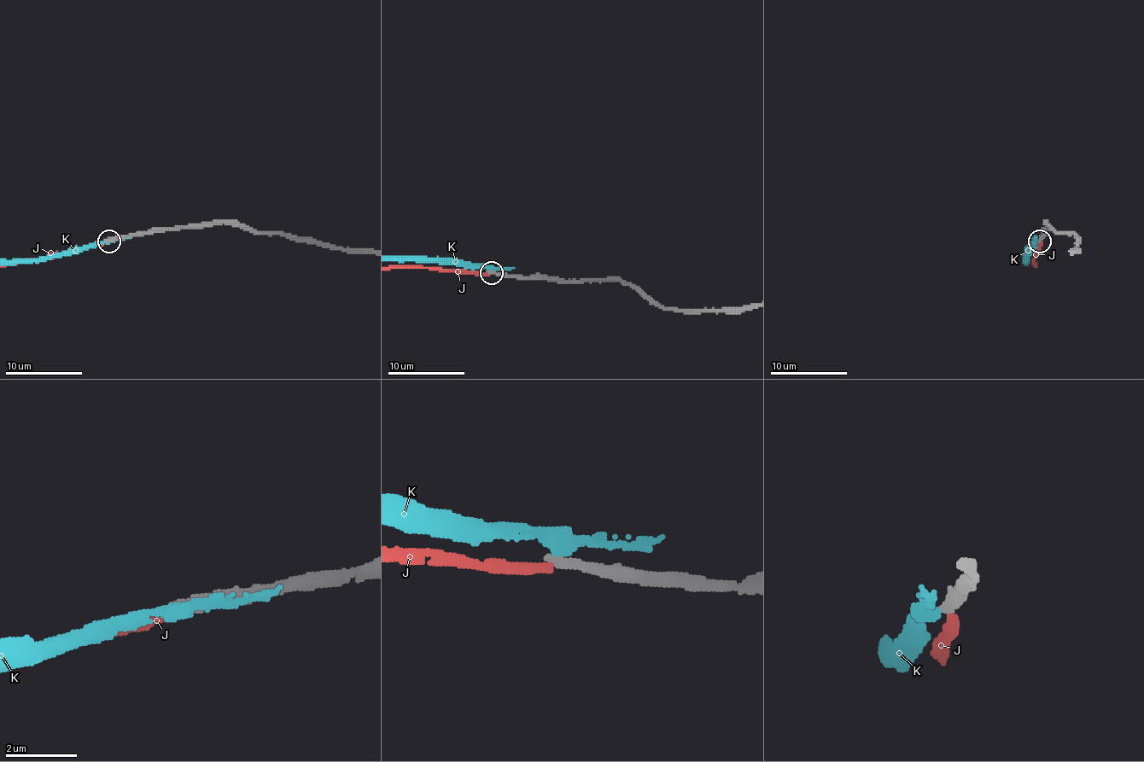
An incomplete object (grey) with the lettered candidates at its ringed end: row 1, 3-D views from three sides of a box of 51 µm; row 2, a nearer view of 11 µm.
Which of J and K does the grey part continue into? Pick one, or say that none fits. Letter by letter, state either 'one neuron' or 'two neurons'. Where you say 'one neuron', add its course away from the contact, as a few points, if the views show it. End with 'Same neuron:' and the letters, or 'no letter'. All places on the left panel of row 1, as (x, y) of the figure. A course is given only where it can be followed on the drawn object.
J: two neurons
K: two neurons
Same neuron: no letter

